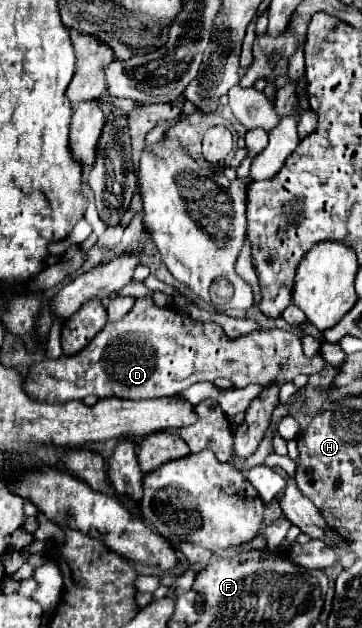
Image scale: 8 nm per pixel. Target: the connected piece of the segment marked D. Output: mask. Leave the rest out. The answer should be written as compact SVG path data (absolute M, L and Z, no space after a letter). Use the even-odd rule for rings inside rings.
M151 297L135 299L133 309L125 315L125 319L117 323L107 323L105 329L77 355L61 355L59 359L45 359L31 367L31 373L25 377L25 391L39 401L47 403L63 403L71 399L85 399L87 395L103 397L119 397L119 399L155 399L175 395L195 383L213 381L217 377L225 377L235 383L235 387L247 387L251 383L265 385L267 383L287 383L295 379L299 373L313 375L321 373L325 367L325 359L321 353L315 357L307 357L303 353L303 341L295 331L285 329L261 329L235 339L229 339L217 323L199 323L179 313L175 307L155 307Z

